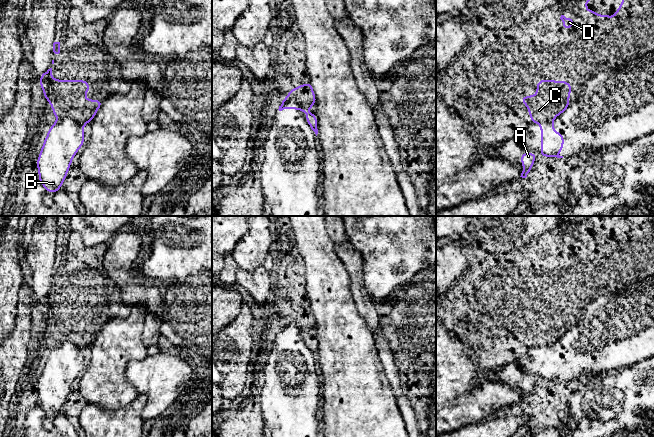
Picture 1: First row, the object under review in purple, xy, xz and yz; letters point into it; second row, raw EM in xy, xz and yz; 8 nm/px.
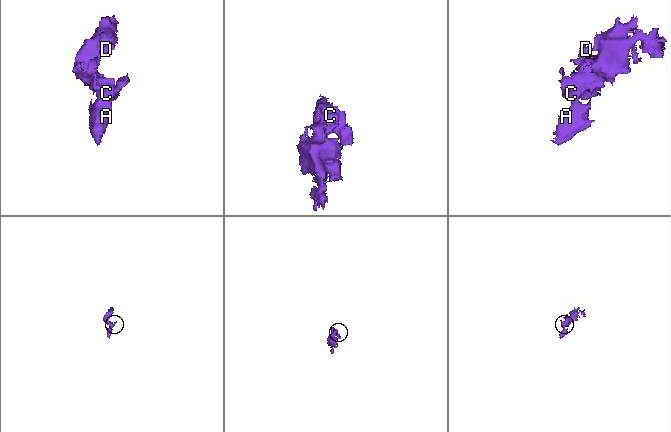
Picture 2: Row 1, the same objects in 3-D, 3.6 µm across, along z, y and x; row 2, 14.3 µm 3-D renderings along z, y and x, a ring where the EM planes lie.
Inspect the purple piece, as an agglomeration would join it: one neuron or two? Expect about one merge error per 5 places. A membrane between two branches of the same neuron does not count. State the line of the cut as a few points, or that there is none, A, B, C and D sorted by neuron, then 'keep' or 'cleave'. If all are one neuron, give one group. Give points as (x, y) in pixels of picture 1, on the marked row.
xy (58, 119), (70, 117), (80, 126) | A B / C D | cleave

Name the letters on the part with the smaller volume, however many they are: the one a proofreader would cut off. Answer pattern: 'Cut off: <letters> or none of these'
Cut off: A, B

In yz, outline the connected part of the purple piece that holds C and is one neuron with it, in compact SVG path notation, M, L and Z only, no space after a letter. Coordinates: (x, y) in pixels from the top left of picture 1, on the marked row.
M538 80L536 96L522 96L521 104L528 105L532 123L541 123L564 112L570 105L571 83L566 81Z

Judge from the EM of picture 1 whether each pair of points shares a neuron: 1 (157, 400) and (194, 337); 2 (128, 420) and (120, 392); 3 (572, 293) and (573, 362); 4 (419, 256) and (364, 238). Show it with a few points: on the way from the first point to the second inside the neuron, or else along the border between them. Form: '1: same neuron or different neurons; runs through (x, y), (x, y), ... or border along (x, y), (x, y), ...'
1: different neurons; border along (179, 357), (190, 367), (192, 372), (191, 380)
2: different neurons; border along (138, 393), (123, 407), (104, 409), (100, 406)
3: different neurons; border along (566, 333), (572, 335), (572, 345), (596, 342)
4: same neuron; runs through (405, 242), (401, 238), (378, 238)

